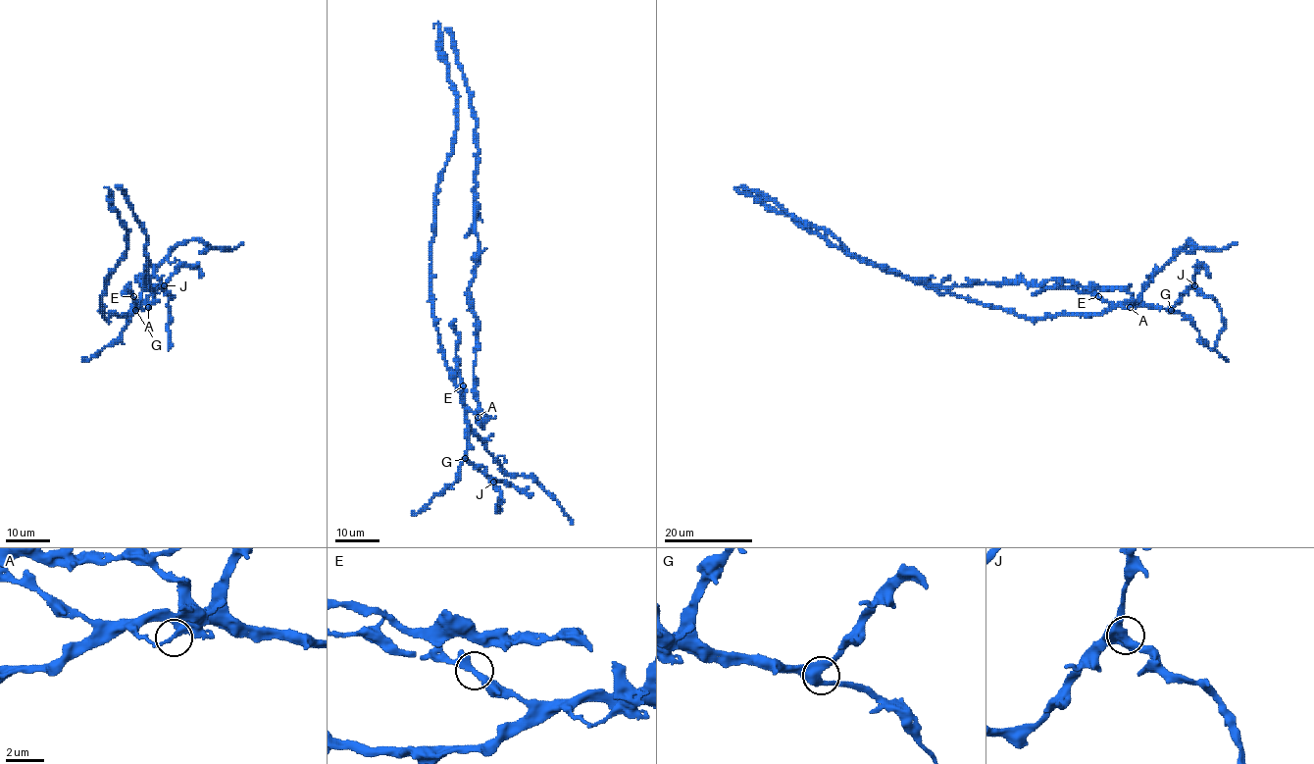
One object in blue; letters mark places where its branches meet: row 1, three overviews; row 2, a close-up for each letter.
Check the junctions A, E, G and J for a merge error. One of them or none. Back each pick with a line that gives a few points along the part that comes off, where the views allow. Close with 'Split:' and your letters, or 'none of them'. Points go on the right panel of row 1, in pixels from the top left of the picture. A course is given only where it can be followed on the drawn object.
A: foreign part runs (1130, 307), (1132, 296), (1122, 289), (1056, 280), (928, 285), (860, 262), (836, 237), (740, 185)
Split: A

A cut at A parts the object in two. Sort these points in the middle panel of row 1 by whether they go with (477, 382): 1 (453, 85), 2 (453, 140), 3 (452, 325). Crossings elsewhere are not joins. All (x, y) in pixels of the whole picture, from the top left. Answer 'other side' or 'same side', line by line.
1: other side
2: other side
3: other side

